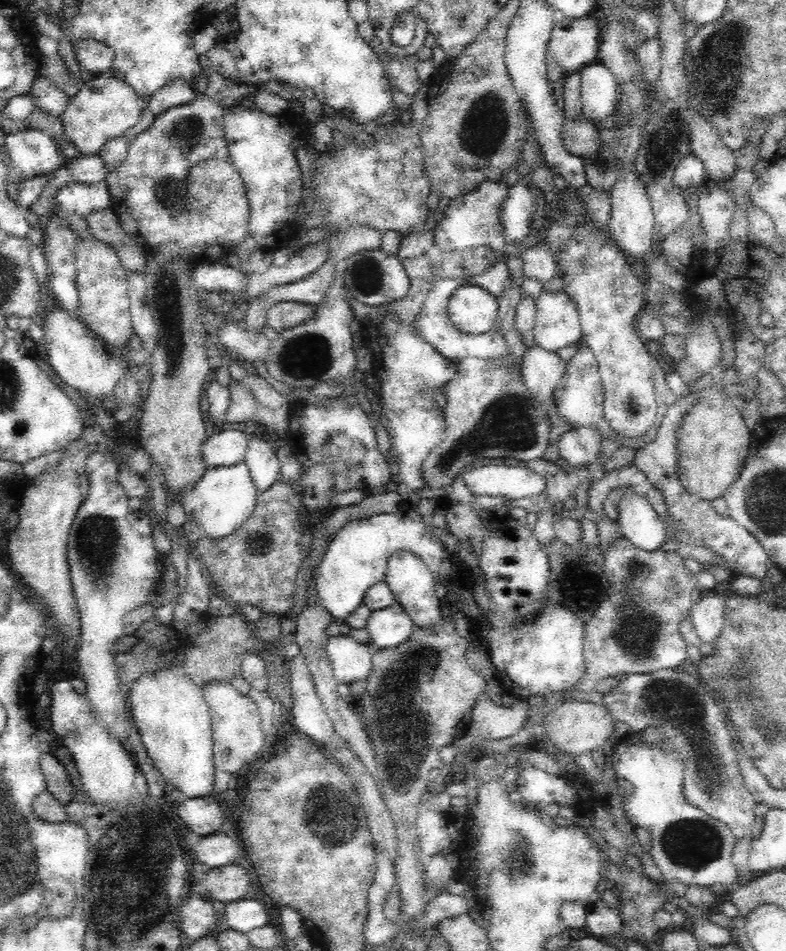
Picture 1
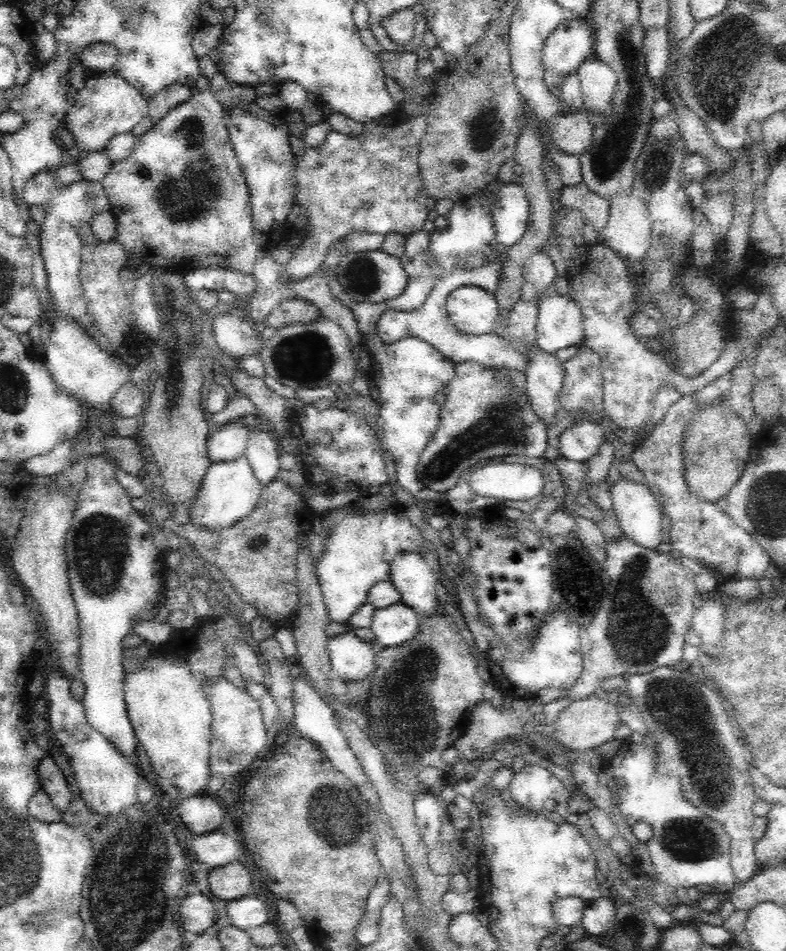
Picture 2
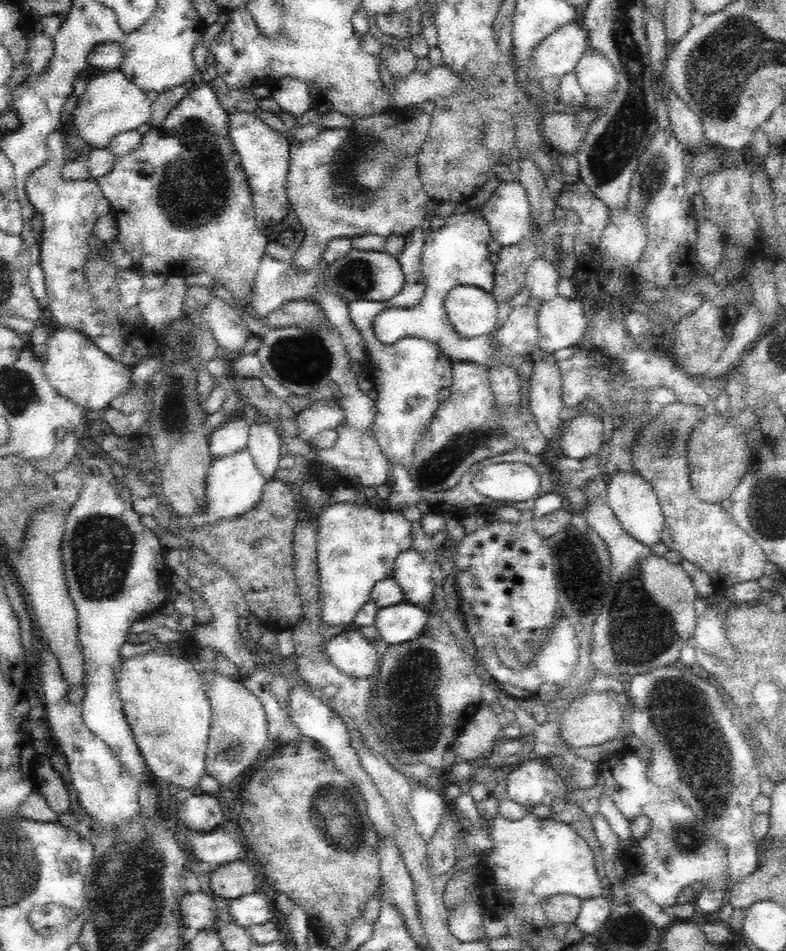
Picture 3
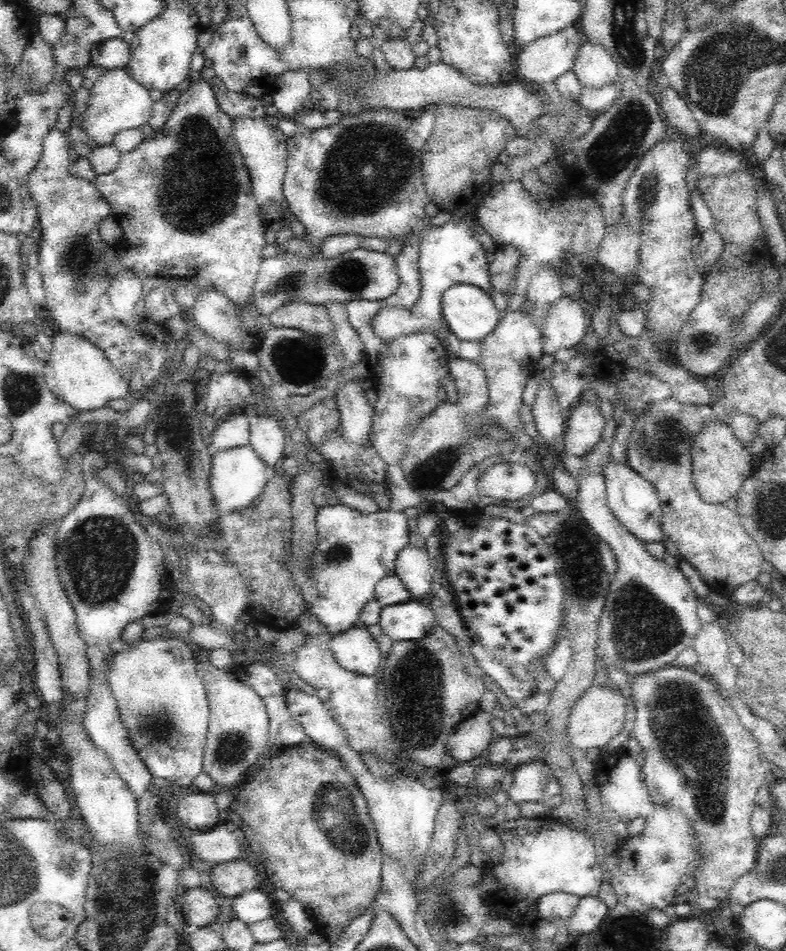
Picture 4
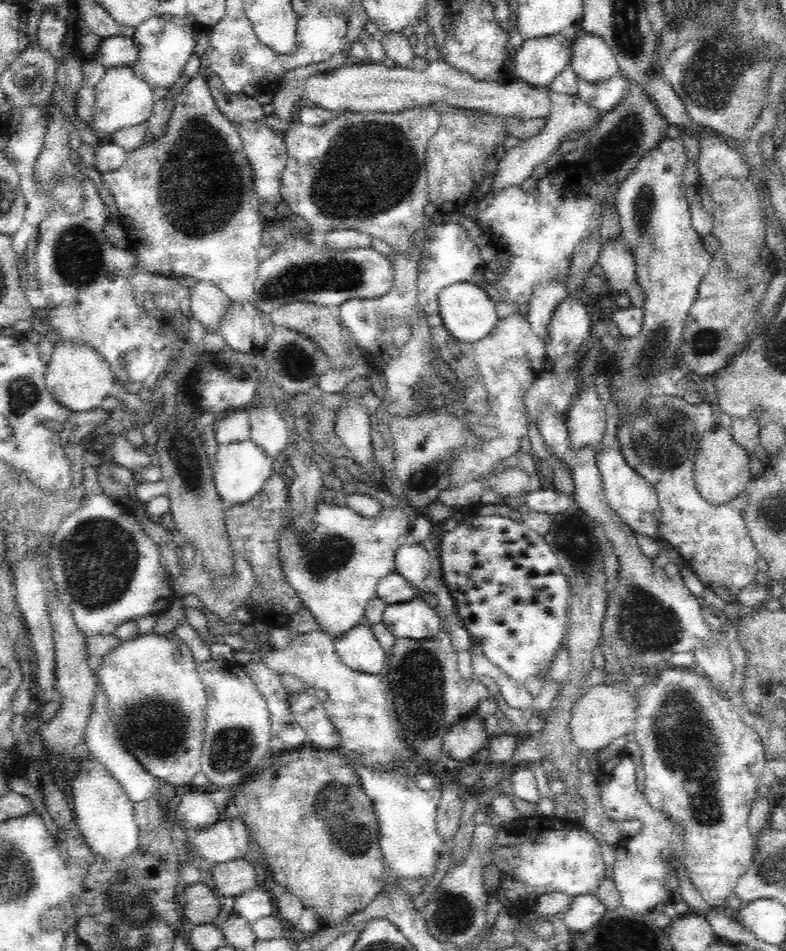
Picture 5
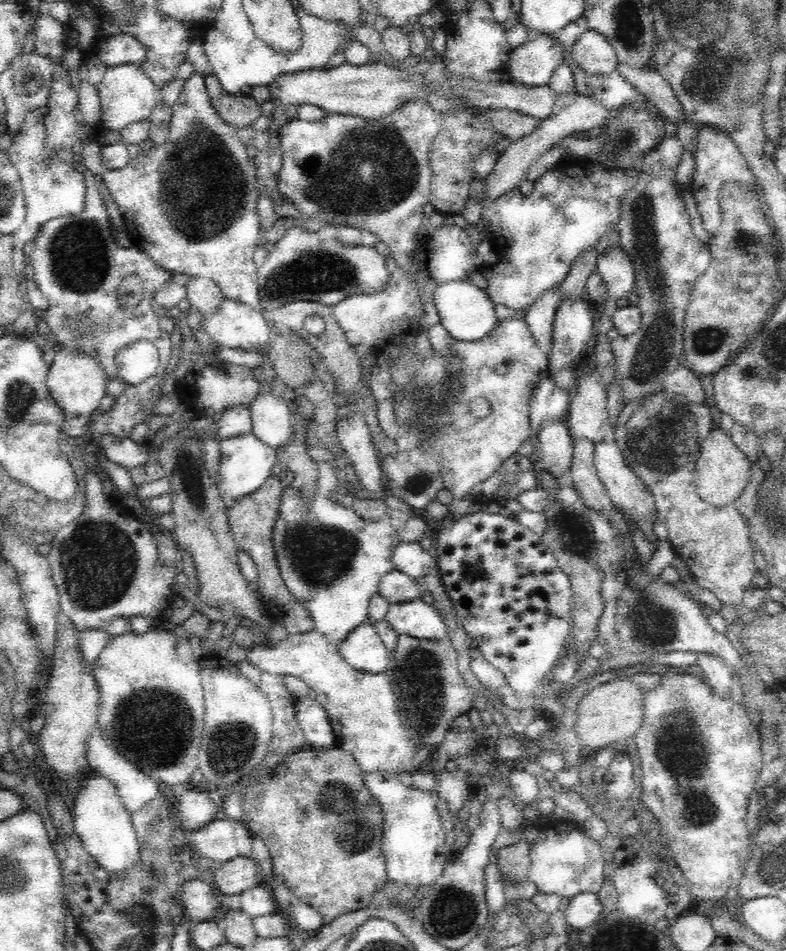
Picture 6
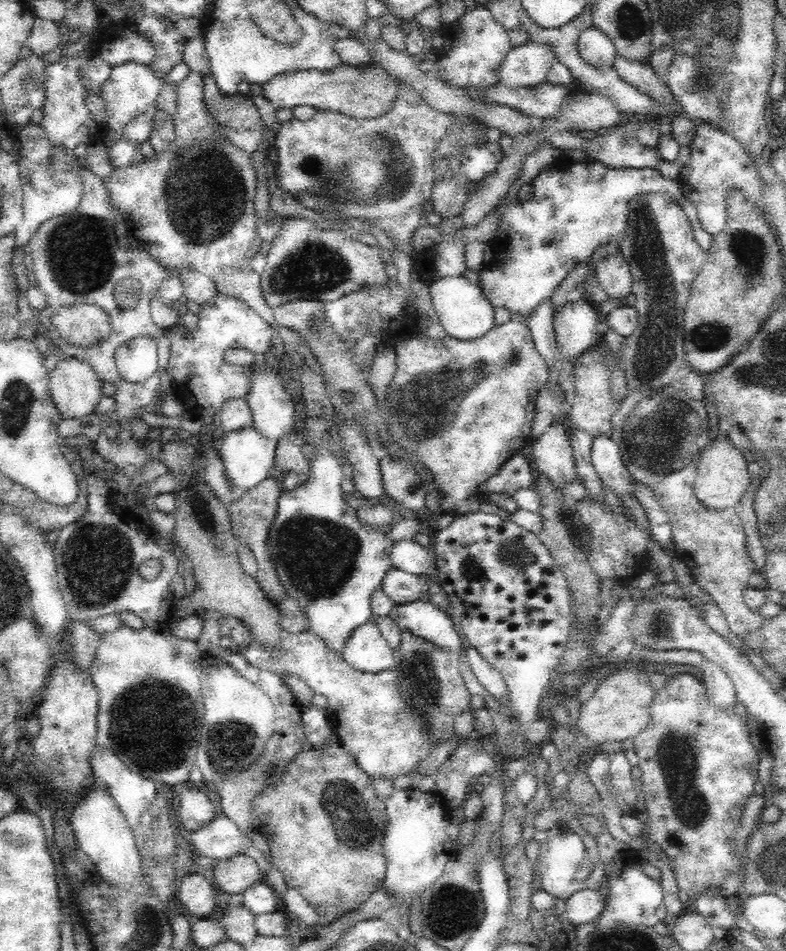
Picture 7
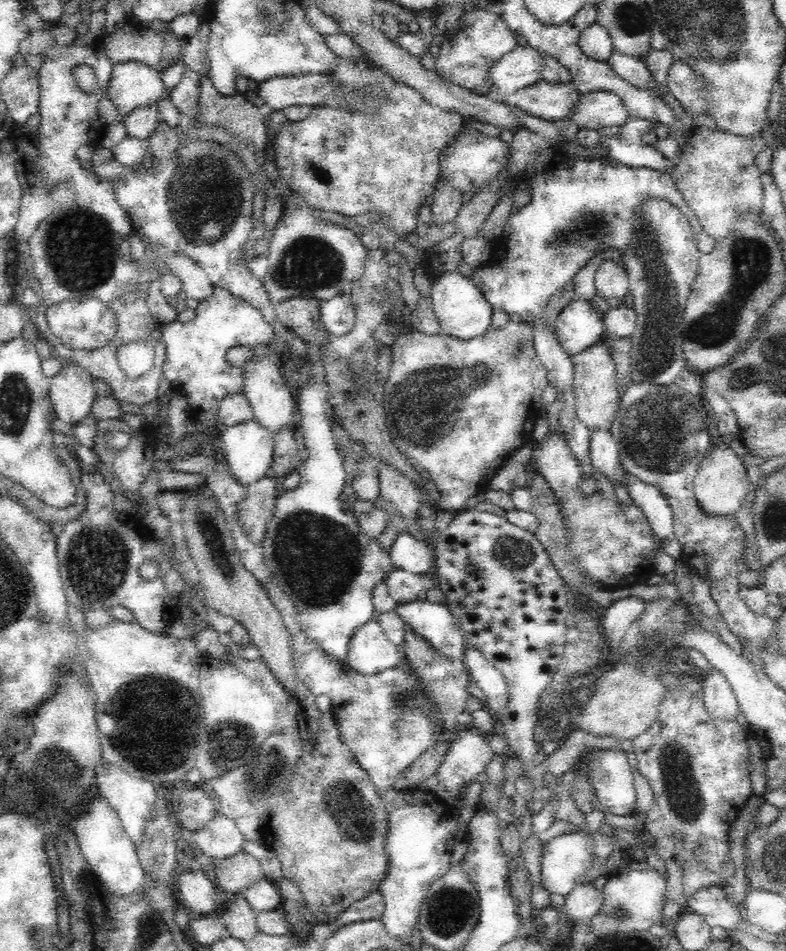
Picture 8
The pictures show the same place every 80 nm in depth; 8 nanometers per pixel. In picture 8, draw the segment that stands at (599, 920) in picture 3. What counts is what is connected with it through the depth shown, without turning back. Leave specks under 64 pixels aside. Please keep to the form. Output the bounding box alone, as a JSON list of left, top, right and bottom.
[563,884,603,921]

